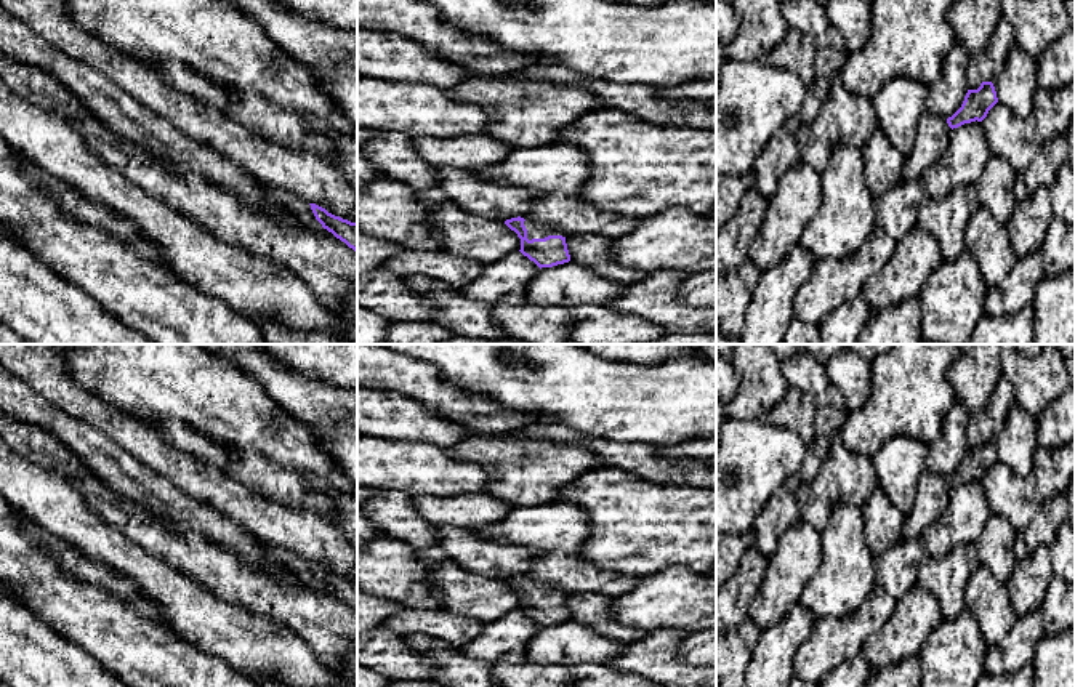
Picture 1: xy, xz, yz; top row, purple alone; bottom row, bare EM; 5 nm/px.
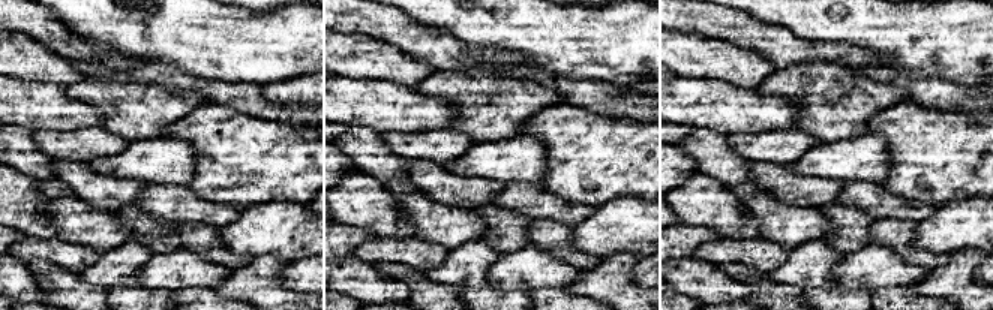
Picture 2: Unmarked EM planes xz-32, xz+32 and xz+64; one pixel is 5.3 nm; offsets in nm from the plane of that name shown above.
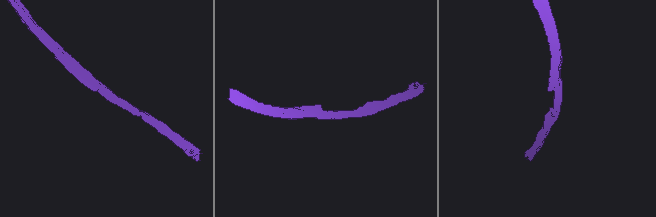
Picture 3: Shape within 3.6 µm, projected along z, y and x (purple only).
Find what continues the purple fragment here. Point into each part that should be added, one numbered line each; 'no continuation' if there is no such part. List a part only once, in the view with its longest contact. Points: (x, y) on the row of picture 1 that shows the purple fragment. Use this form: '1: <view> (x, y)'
1: xz (534, 229)

